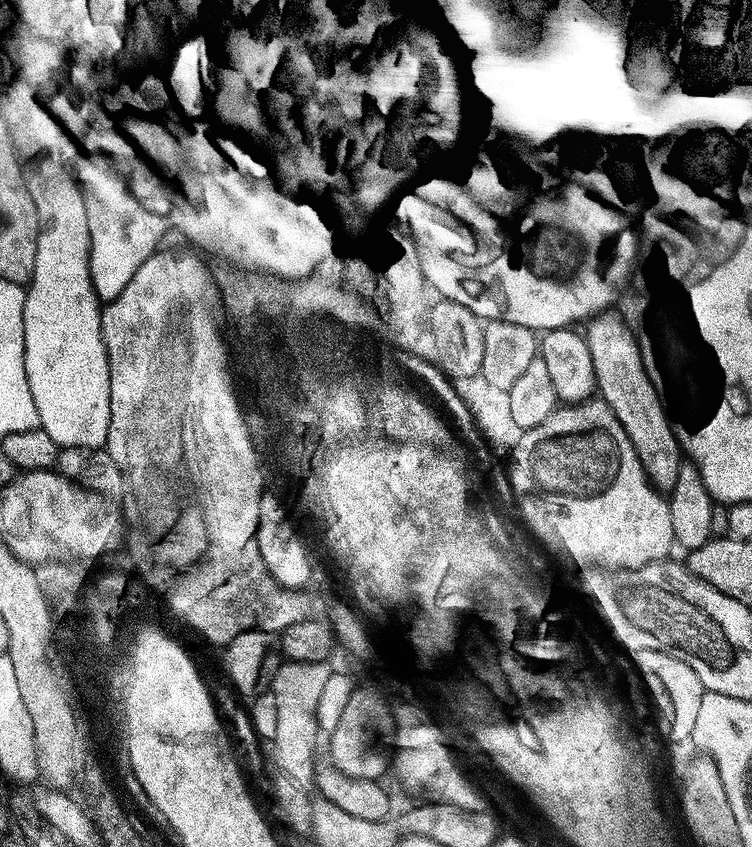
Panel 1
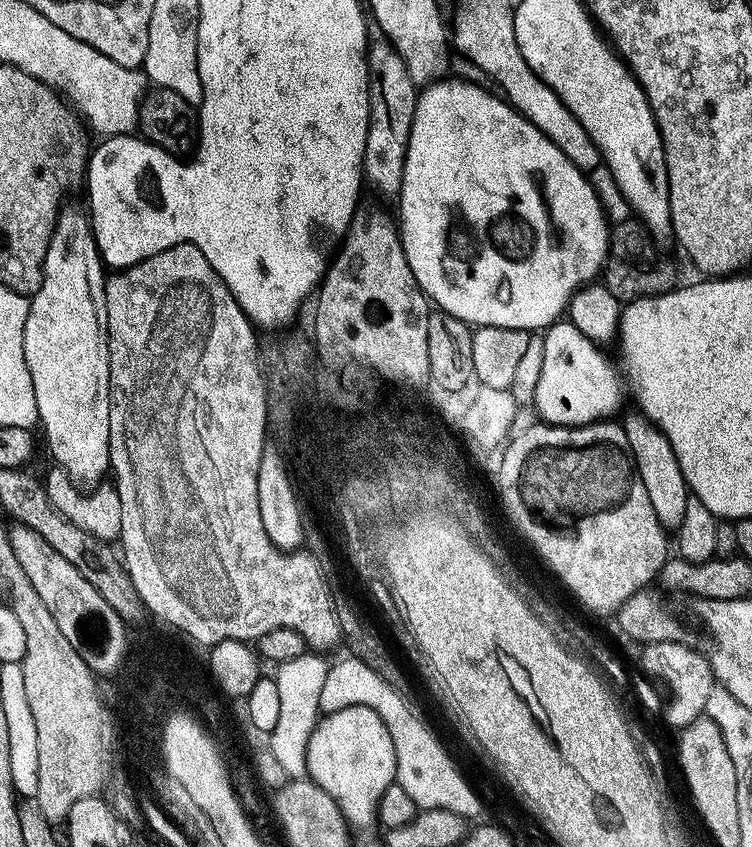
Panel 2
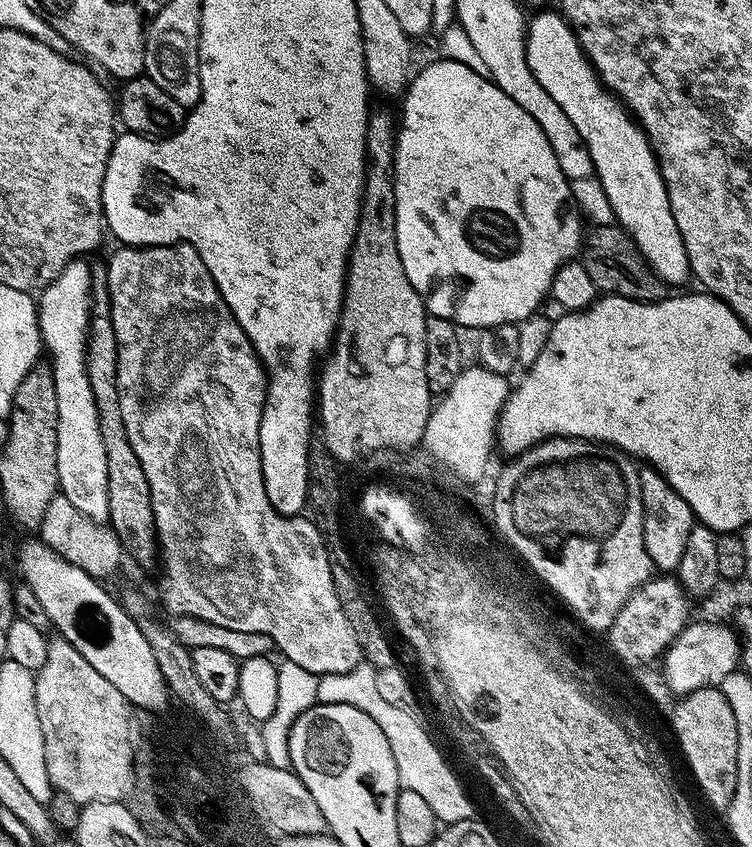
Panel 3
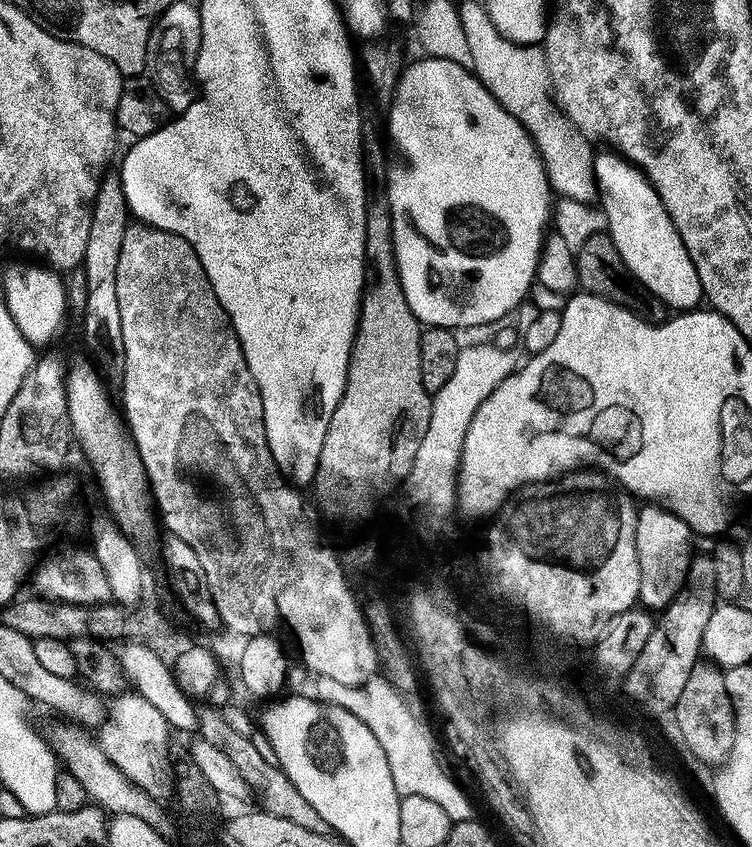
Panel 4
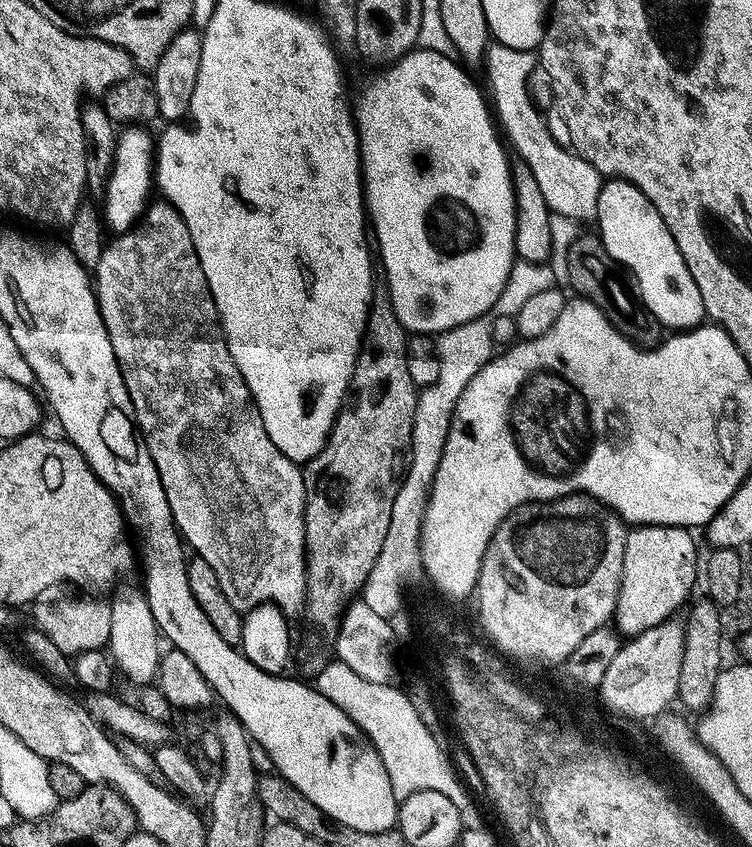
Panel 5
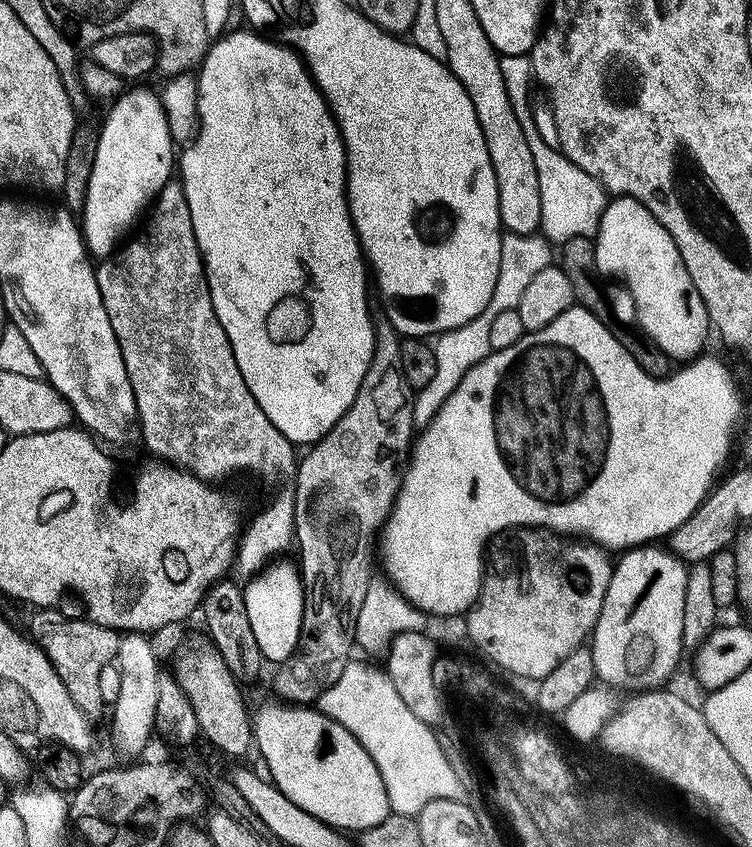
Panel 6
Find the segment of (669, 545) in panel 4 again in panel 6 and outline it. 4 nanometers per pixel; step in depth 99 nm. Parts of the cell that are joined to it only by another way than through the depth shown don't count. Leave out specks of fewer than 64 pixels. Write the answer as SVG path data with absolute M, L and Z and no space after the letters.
M637 546L627 549L621 556L624 557L620 561L615 561L602 610L590 633L594 670L597 677L613 689L659 689L669 683L667 680L671 678L672 671L680 664L680 651L684 652L686 648L683 642L682 612L685 609L689 565L664 546Z

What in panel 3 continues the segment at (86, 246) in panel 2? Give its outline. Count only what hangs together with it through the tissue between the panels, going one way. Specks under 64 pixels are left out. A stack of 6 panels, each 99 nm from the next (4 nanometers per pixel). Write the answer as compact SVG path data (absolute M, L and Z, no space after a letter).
M87 259L72 260L43 289L38 296L38 311L40 314L40 338L45 349L52 351L50 367L54 386L58 394L58 478L59 491L86 518L107 521L108 518L108 479L106 478L106 446L102 446L102 430L98 426L98 406L94 400L94 390L91 389L86 362L88 358L88 322L92 310L92 270Z

